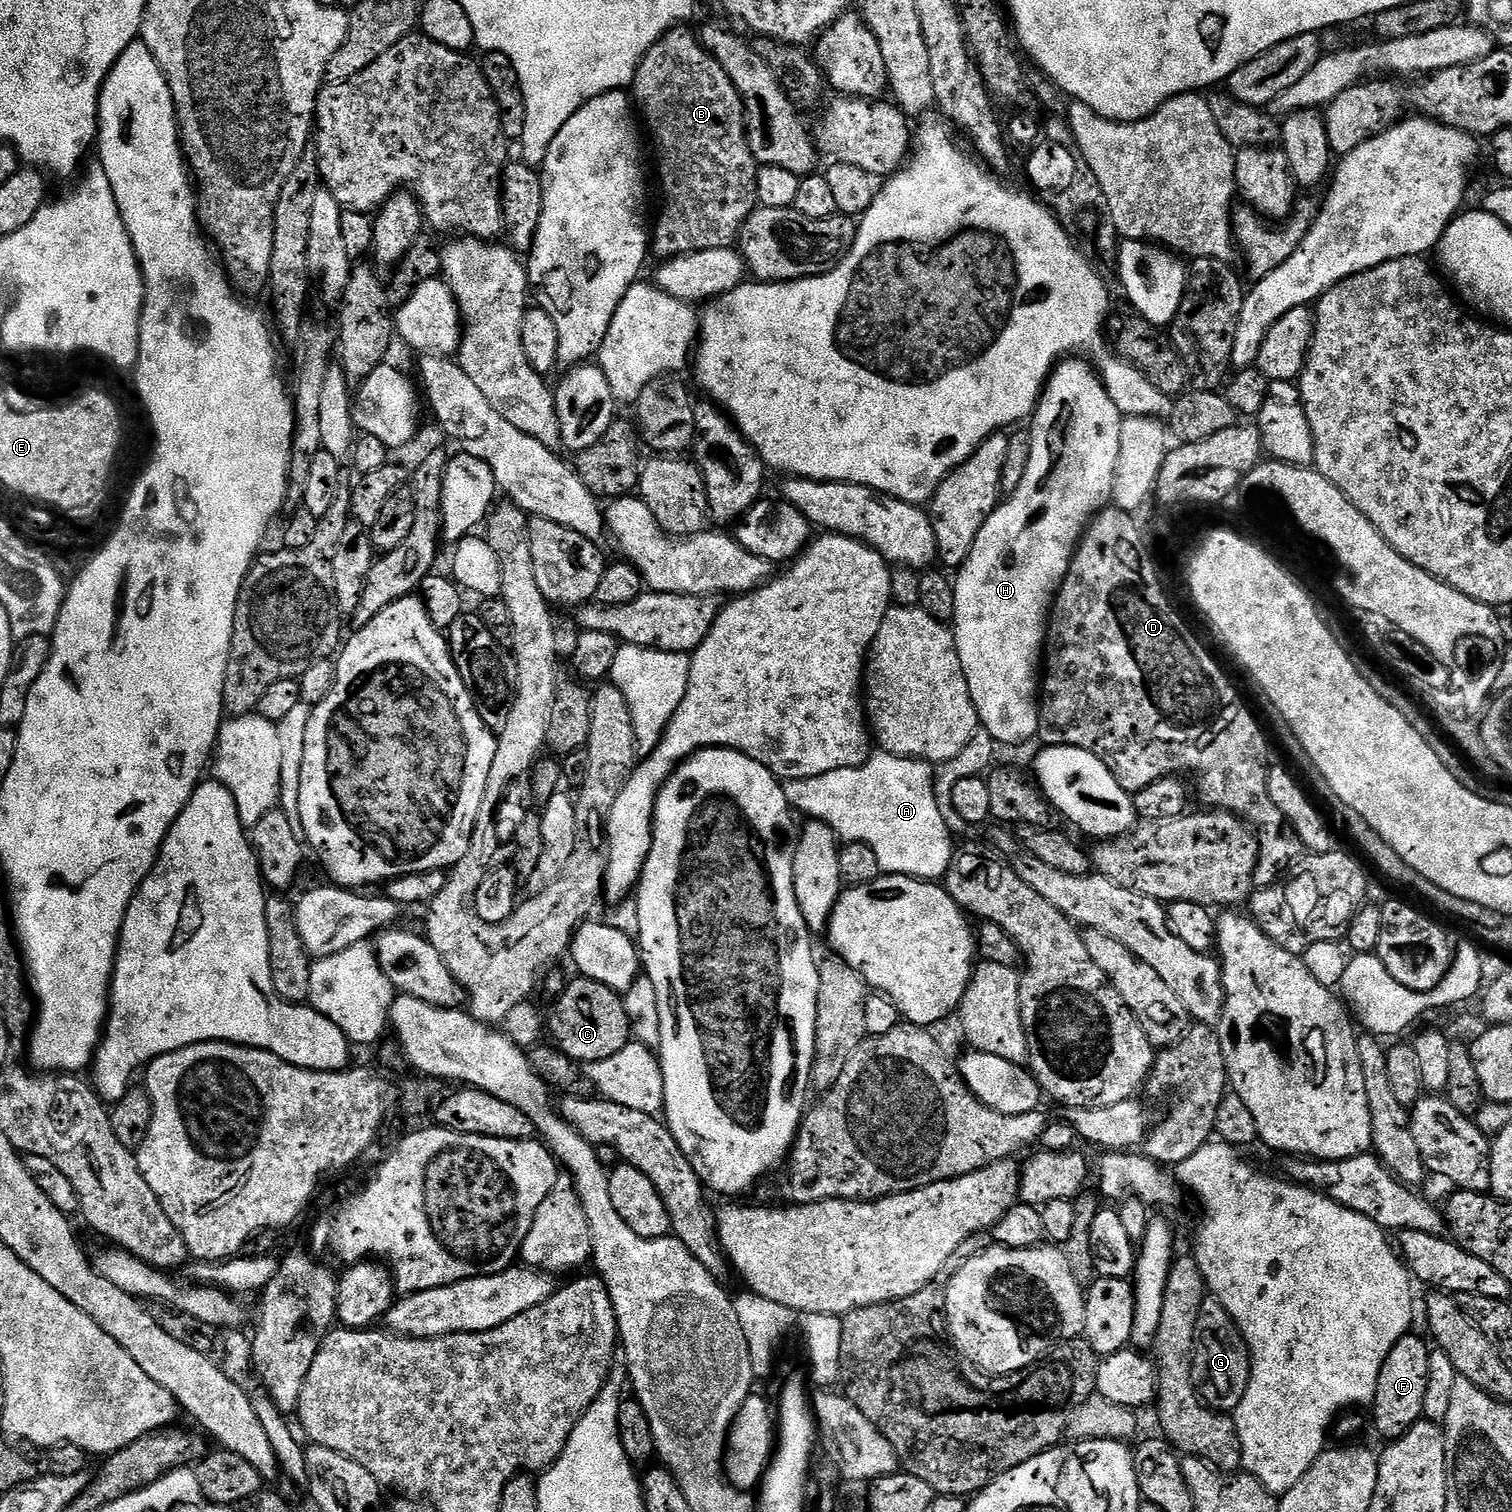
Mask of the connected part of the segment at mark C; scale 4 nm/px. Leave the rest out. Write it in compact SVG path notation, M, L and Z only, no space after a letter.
M577 975L564 988L560 1001L546 1016L546 1032L551 1043L581 1065L598 1062L617 1054L633 1039L627 1018L625 997L597 980Z

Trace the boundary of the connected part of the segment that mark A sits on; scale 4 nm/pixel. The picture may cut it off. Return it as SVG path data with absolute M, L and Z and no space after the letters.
M876 750L869 755L868 763L859 768L830 770L801 780L786 780L783 785L786 798L797 813L805 812L805 817L830 826L841 841L870 846L878 854L881 873L913 876L915 880L929 882L939 881L947 874L954 855L952 832L944 817L947 816L945 809L936 801L936 778L929 761Z

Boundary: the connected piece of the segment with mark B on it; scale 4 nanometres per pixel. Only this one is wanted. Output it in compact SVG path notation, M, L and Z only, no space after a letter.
M677 26L669 30L659 42L648 51L640 62L636 76L630 85L630 96L634 101L635 111L639 119L648 127L652 140L656 143L656 156L660 159L660 192L664 197L660 200L660 213L656 216L656 229L650 232L650 248L660 258L671 258L673 256L687 256L690 252L701 252L707 248L726 248L737 239L741 226L757 207L756 198L756 169L758 167L754 154L748 145L748 129L744 127L744 103L734 86L730 82L730 74L722 70L722 66L710 53L700 45L700 37L695 31L691 32L688 26Z

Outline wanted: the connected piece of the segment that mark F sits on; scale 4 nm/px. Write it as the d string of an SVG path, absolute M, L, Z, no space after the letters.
M1409 1334L1404 1336L1386 1354L1386 1362L1382 1362L1382 1374L1378 1374L1378 1390L1372 1399L1370 1411L1376 1428L1391 1442L1402 1438L1424 1414L1426 1402L1426 1378L1430 1374L1430 1344L1427 1339Z

